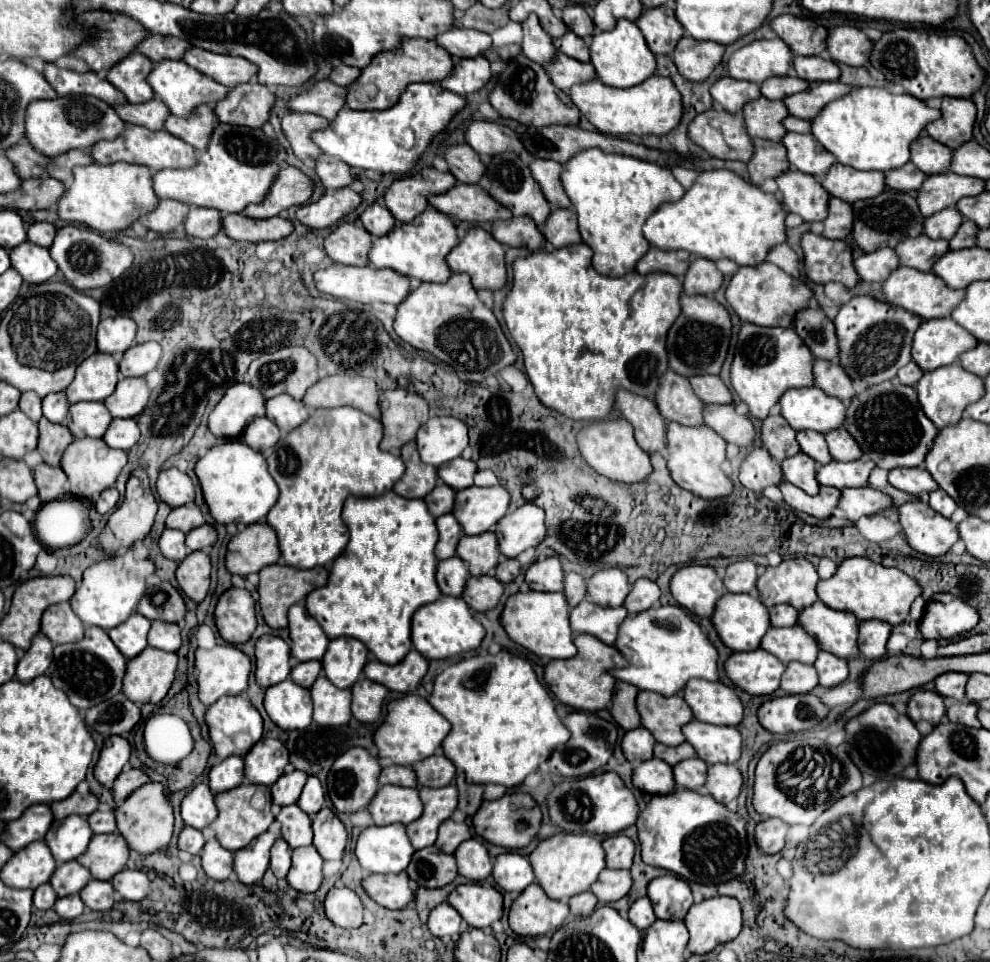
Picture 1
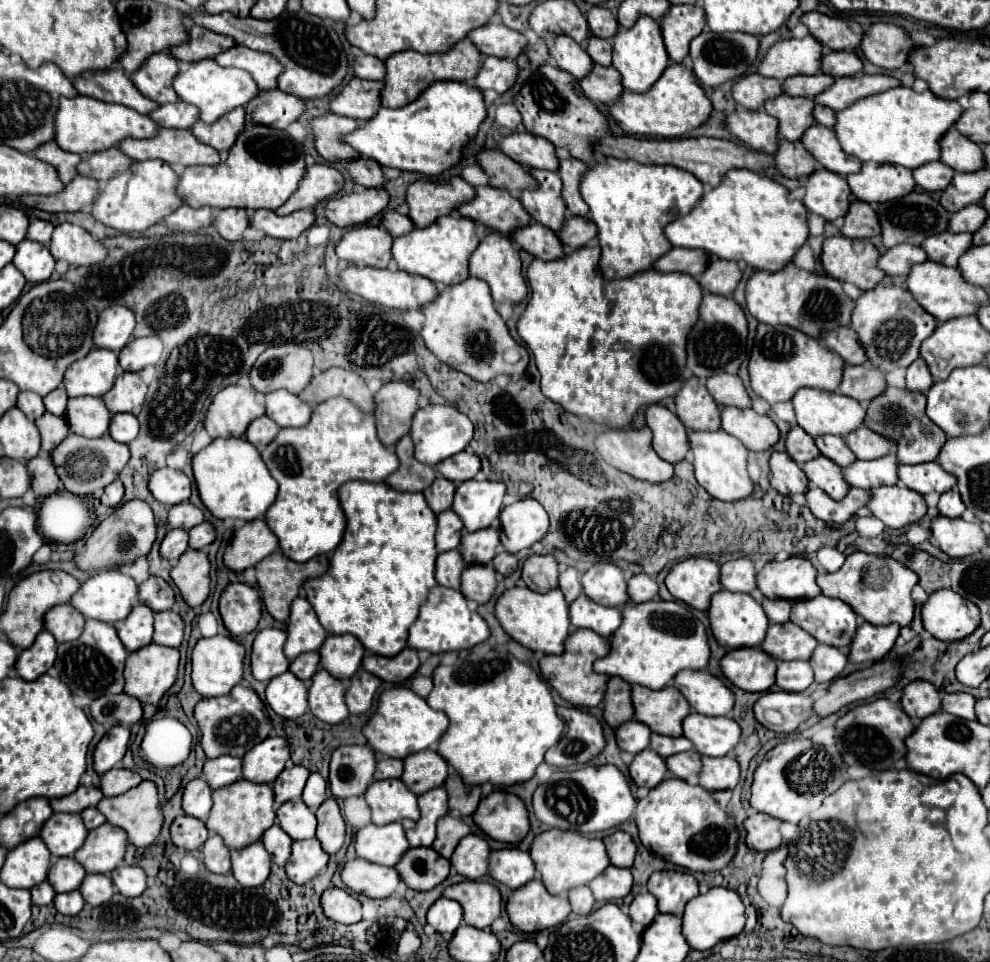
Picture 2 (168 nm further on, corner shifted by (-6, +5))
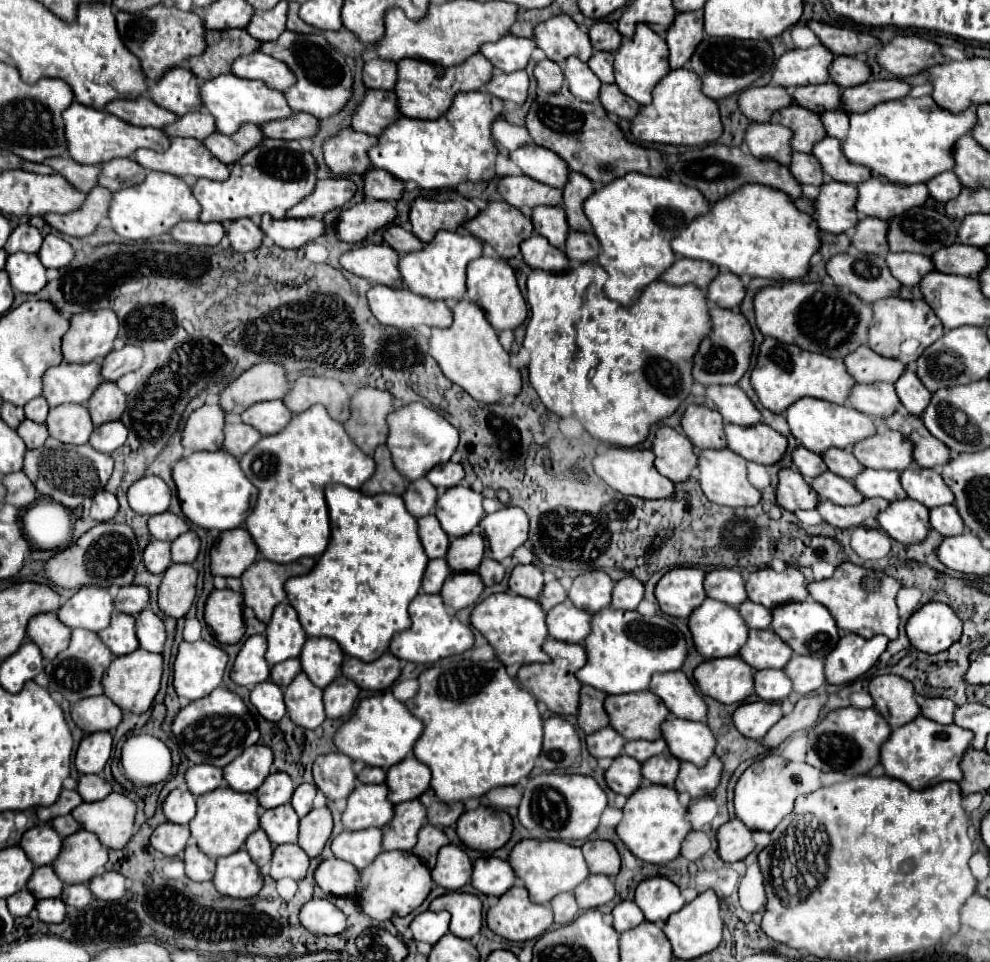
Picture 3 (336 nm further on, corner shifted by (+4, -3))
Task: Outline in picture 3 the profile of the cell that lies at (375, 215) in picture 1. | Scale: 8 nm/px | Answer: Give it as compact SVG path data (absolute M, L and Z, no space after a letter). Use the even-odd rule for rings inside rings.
M391 226L391 228L385 232L383 238L385 238L385 244L389 244L389 246L391 246L395 252L399 252L401 256L407 254L407 252L415 252L415 250L423 248L423 242L421 242L415 234L403 230L401 226Z

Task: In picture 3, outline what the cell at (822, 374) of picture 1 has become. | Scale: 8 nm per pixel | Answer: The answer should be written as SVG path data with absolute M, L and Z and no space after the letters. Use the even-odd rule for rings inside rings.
M875 382L875 384L857 384L849 396L849 402L855 410L873 416L887 418L897 412L899 396L893 384Z

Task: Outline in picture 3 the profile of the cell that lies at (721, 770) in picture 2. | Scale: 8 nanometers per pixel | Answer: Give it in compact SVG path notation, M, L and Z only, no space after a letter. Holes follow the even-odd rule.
M711 756L705 766L681 762L679 776L675 780L675 790L691 794L691 798L707 796L717 788L719 778L721 778L721 770L723 770L723 764L717 756Z

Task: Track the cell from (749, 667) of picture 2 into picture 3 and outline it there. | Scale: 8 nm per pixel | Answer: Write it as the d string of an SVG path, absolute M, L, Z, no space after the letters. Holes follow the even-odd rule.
M739 656L705 660L693 678L705 696L723 704L743 702L753 692L753 670Z

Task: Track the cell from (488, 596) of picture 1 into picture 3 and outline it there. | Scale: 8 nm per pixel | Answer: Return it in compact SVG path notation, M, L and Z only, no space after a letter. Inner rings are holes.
M461 572L461 574L451 574L439 596L443 598L445 606L451 606L453 610L463 610L479 600L483 592L483 582L477 572Z

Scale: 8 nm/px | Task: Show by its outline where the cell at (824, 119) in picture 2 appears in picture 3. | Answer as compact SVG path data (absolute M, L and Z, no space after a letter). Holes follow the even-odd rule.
M823 112L821 120L823 120L829 136L833 136L837 140L847 138L847 130L849 130L849 114L847 112Z

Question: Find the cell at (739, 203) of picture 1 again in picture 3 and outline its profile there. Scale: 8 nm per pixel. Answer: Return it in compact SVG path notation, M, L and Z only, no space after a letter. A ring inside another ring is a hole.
M747 184L739 192L719 200L709 214L695 218L677 238L673 252L683 258L699 258L717 264L737 276L759 276L775 282L803 278L811 268L811 256L821 248L817 222L797 210L793 200L769 186Z

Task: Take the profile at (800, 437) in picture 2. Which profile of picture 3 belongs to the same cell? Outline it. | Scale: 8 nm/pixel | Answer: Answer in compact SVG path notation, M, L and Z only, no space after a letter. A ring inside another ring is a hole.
M799 446L795 452L793 452L793 466L811 482L813 478L821 476L823 472L827 472L827 466L823 462L823 458L803 446Z

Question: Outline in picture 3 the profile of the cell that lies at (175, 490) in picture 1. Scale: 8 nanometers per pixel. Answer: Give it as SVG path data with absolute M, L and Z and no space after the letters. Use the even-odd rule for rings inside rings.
M143 476L129 488L127 500L137 514L153 516L169 508L171 490L159 476Z

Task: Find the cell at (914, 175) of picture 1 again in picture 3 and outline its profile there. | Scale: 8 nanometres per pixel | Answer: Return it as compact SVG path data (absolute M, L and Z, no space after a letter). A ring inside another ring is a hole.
M943 172L943 174L935 176L933 180L929 180L927 188L931 192L931 198L935 198L937 202L947 202L947 200L953 200L955 196L959 196L963 186L957 180L955 172Z

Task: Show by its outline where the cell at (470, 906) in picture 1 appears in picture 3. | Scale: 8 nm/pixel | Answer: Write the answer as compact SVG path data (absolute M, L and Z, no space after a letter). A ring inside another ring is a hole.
M447 892L435 898L429 910L447 910L451 914L451 934L459 938L473 938L481 930L481 900L467 892Z

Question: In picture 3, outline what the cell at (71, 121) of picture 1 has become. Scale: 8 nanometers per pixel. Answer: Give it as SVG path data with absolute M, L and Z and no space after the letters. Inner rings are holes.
M73 102L63 112L63 120L65 120L69 156L73 160L79 160L81 164L103 164L113 158L131 158L135 154L135 150L139 150L139 148L151 148L151 150L161 152L171 144L165 130L151 128L151 126L149 128L133 126L109 112L89 108L79 102Z

